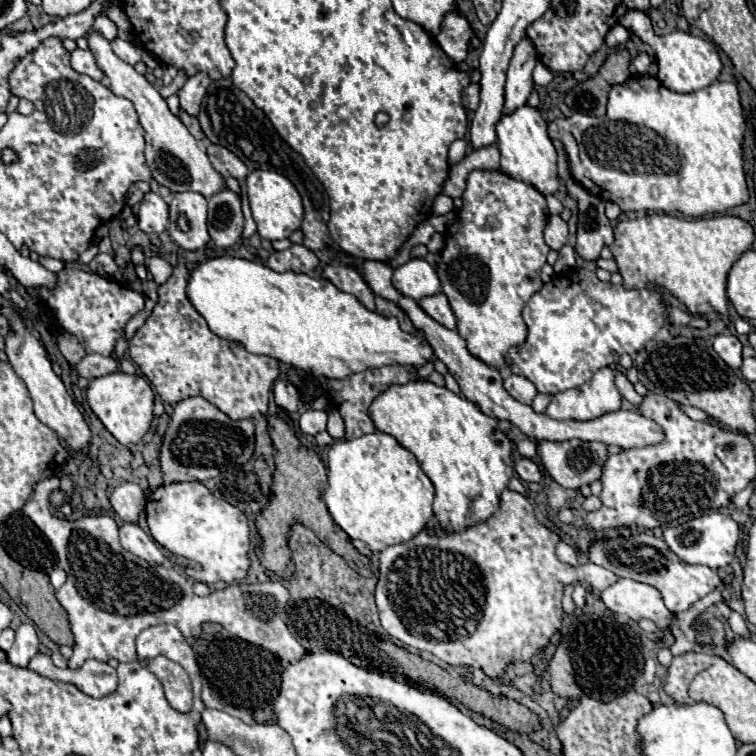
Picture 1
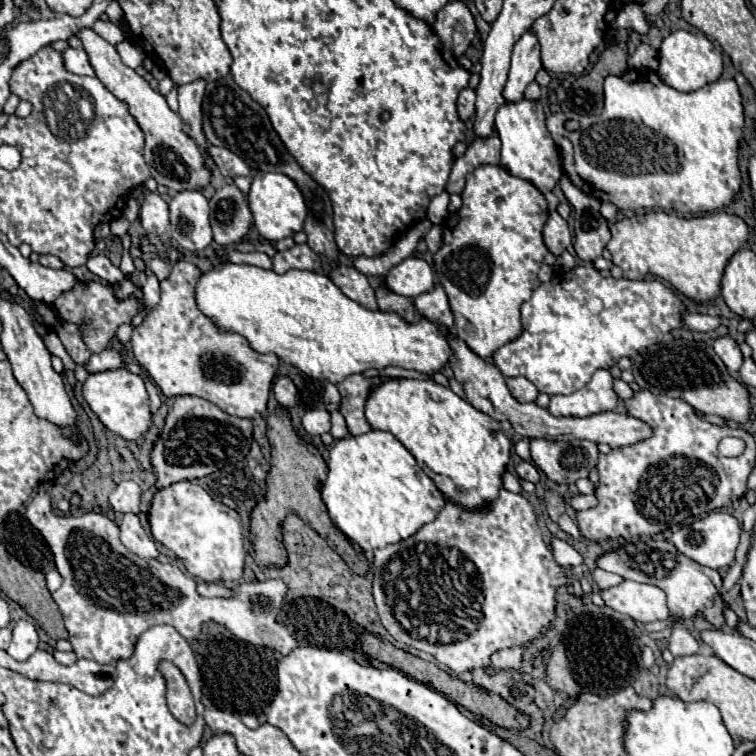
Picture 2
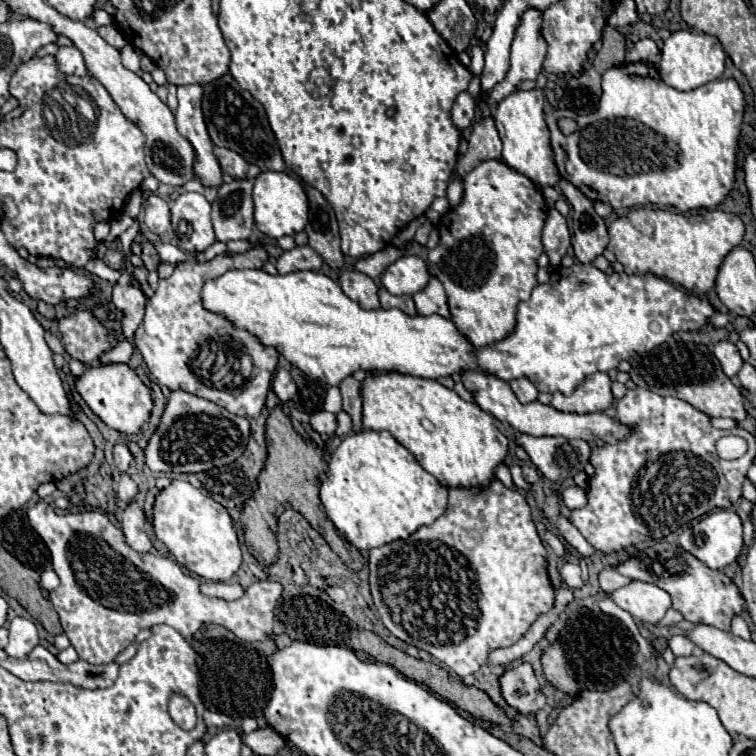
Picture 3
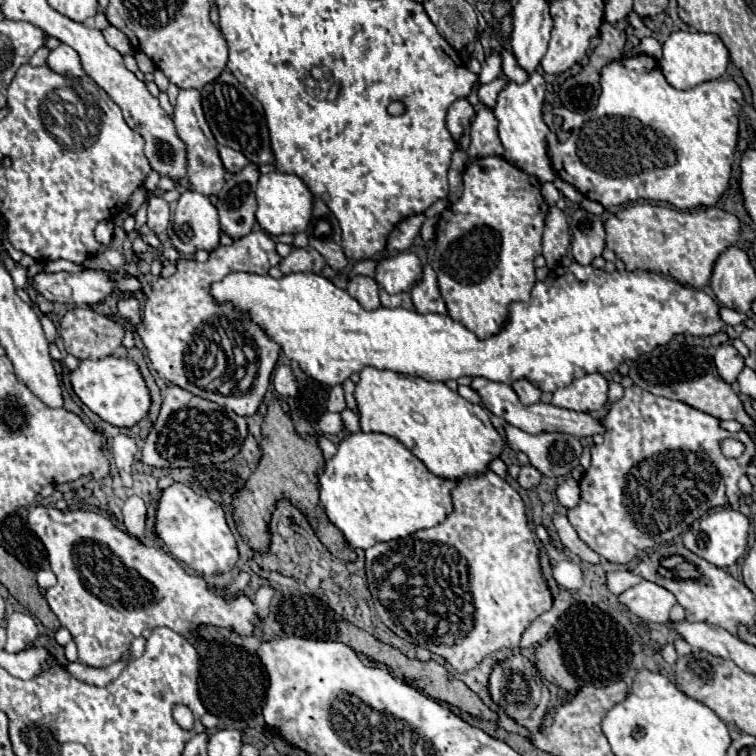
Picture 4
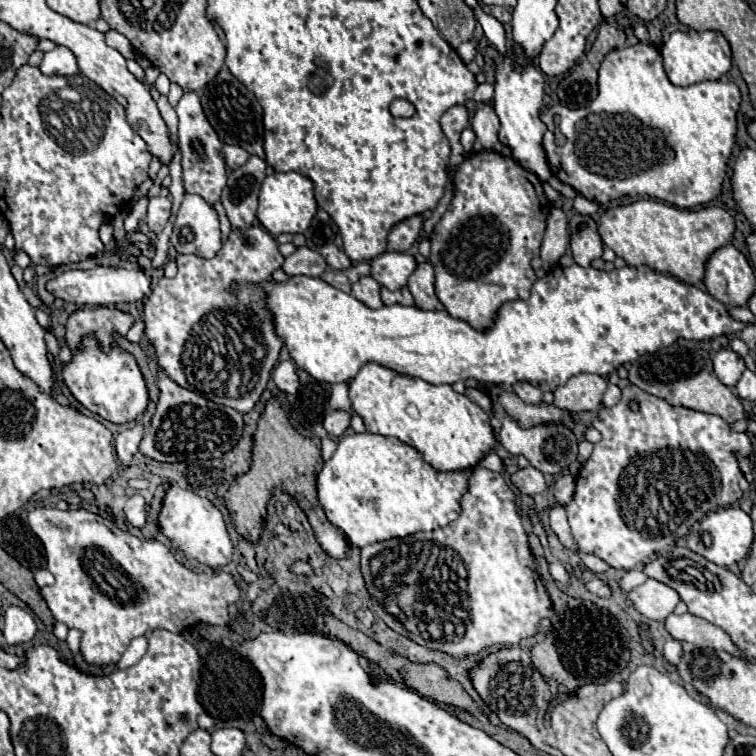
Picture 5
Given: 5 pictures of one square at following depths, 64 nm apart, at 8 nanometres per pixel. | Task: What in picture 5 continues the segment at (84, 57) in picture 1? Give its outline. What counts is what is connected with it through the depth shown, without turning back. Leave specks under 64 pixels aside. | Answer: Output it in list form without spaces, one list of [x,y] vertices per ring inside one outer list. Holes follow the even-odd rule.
[[[56,46],[52,52],[46,52],[44,60],[40,64],[40,70],[48,76],[52,76],[52,74],[74,76],[80,72],[78,64],[76,64],[76,56],[66,46]]]

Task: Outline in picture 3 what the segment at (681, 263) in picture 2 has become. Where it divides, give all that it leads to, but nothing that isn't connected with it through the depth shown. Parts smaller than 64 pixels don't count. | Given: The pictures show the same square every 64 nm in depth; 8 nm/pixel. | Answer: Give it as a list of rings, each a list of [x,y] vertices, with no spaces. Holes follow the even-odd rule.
[[[634,208],[630,210],[626,216],[616,218],[610,226],[610,242],[608,242],[608,250],[616,256],[616,260],[624,266],[626,274],[656,274],[662,276],[674,284],[680,284],[682,288],[686,288],[688,292],[696,292],[696,294],[708,294],[714,284],[716,284],[716,276],[718,276],[718,268],[724,262],[726,254],[736,248],[742,238],[744,238],[744,224],[736,214],[726,214],[722,210],[708,210],[702,214],[676,214],[676,212],[668,212],[668,210],[652,210],[652,208]]]

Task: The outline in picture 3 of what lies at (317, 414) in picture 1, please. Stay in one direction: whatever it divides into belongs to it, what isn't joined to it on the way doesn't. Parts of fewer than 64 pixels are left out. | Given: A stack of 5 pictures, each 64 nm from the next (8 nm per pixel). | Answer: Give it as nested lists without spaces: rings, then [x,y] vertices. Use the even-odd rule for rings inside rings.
[[[324,410],[314,412],[314,414],[310,416],[310,426],[312,426],[312,430],[318,432],[318,434],[328,434],[328,436],[332,436],[334,430],[336,430],[336,416],[330,414],[330,412],[324,412]]]

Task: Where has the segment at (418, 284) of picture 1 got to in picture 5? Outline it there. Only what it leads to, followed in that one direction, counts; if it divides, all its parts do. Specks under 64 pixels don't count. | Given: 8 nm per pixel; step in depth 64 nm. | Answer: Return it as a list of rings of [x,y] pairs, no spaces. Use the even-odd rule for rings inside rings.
[[[384,252],[372,262],[372,278],[388,290],[400,290],[406,286],[410,274],[416,270],[416,260],[406,252]]]

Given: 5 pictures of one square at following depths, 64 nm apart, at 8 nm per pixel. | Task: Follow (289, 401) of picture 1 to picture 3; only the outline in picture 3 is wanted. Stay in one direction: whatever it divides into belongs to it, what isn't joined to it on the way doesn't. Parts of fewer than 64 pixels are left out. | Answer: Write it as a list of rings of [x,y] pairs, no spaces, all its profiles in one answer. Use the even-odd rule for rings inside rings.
[[[278,370],[276,376],[274,376],[274,382],[272,382],[272,390],[276,392],[276,396],[282,400],[282,402],[288,402],[296,396],[296,384],[290,376],[290,372],[286,370]]]

